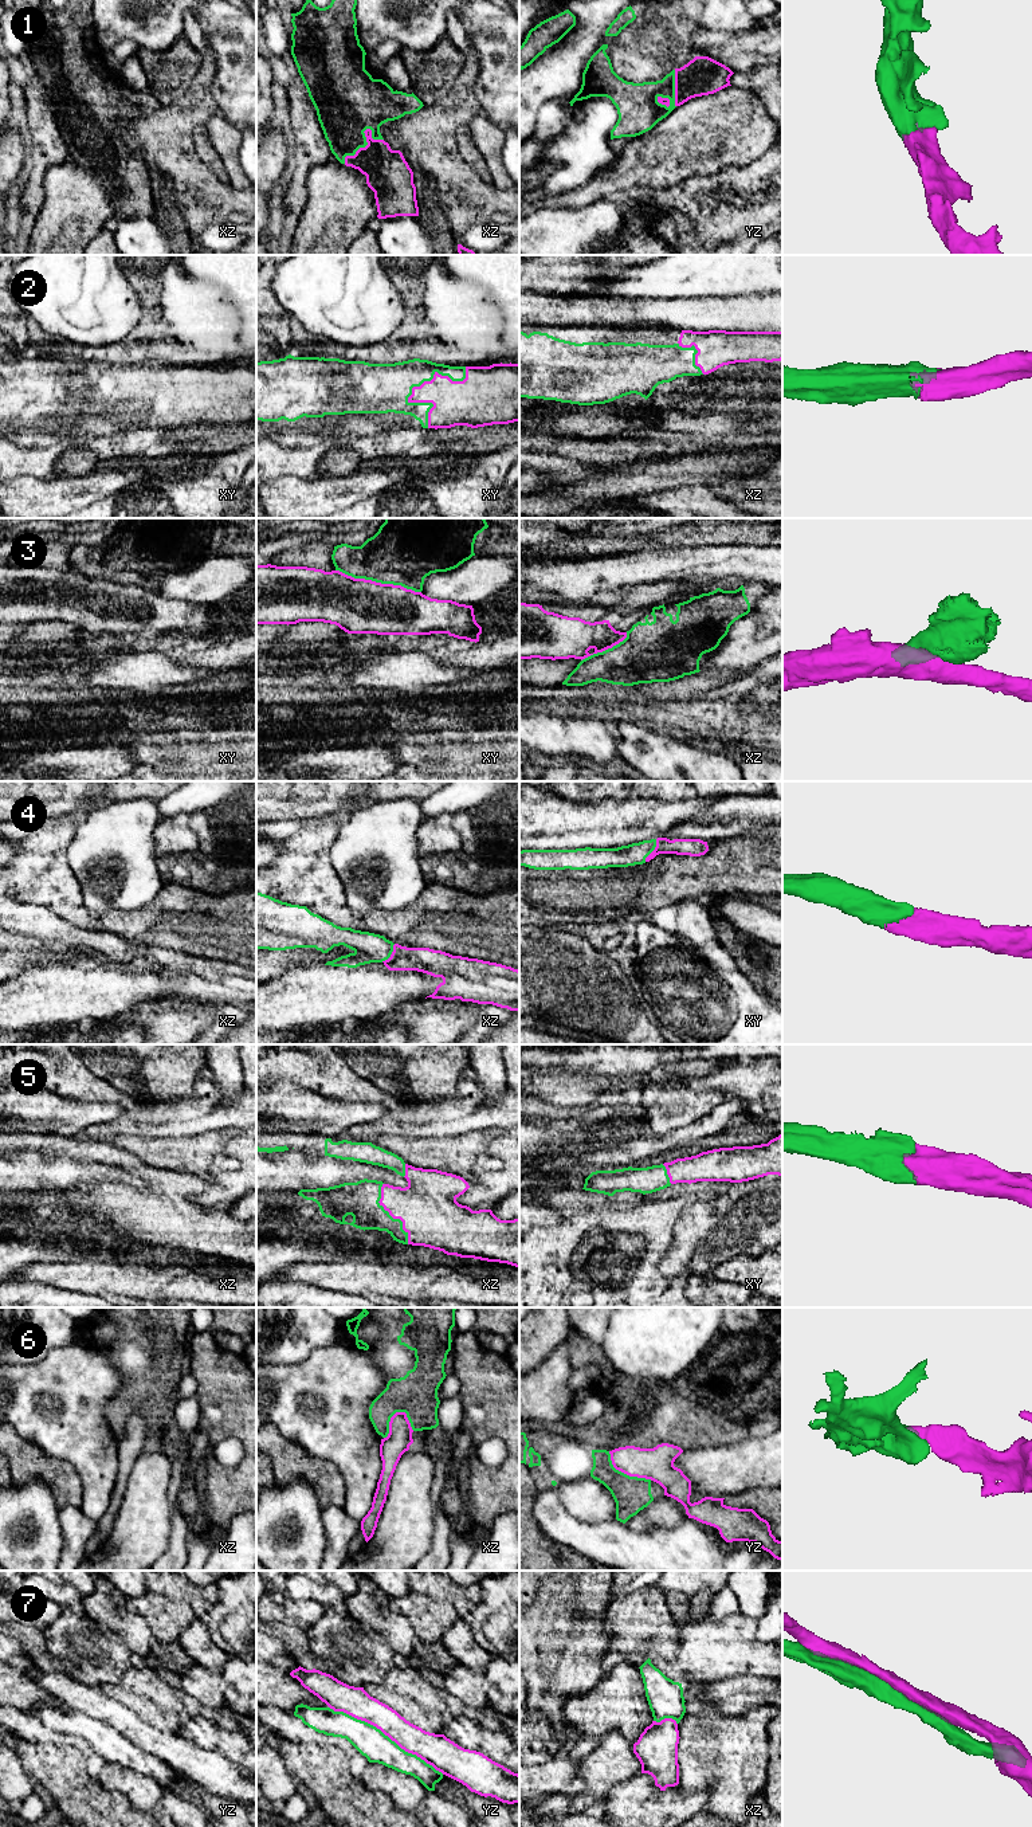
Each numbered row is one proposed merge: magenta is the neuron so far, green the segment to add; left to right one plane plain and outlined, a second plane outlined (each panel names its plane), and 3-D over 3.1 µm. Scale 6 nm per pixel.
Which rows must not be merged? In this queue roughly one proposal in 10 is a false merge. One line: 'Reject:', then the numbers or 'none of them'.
Reject: 3, 6

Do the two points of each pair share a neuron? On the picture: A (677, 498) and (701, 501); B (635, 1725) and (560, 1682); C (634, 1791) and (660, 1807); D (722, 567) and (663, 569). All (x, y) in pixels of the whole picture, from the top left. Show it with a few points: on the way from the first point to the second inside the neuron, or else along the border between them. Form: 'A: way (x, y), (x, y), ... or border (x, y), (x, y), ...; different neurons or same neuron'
A: way (682, 501), (695, 501); same neuron
B: border (603, 1675), (585, 1692), (566, 1697); different neurons
C: way (640, 1798), (650, 1807), (654, 1807); same neuron
D: way (707, 568), (678, 568); same neuron

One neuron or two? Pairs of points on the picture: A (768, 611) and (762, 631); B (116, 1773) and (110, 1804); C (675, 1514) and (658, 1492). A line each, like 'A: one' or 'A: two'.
A: one
B: two
C: two

